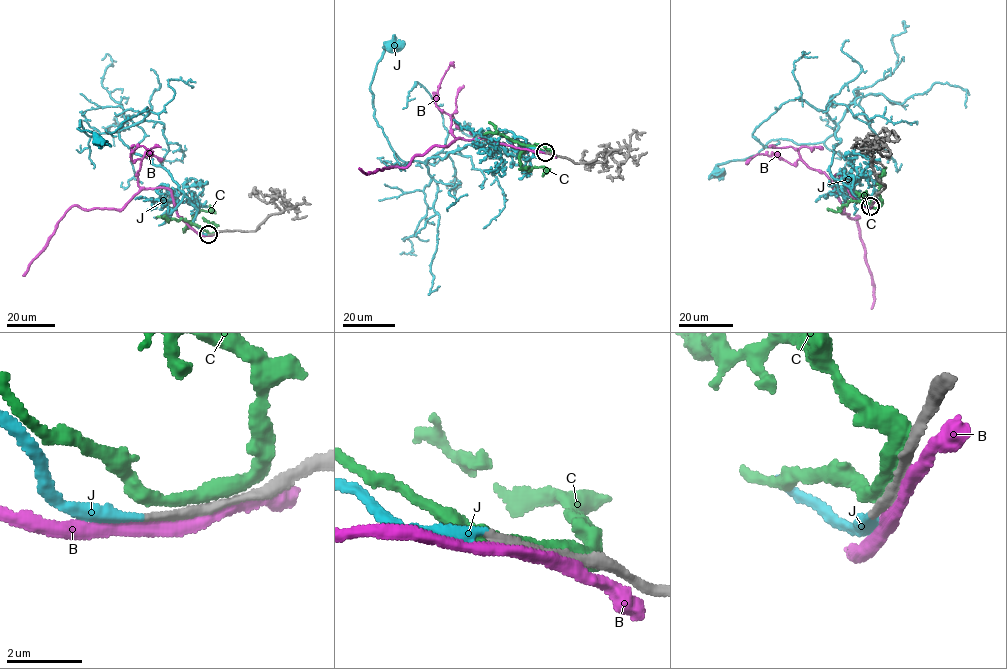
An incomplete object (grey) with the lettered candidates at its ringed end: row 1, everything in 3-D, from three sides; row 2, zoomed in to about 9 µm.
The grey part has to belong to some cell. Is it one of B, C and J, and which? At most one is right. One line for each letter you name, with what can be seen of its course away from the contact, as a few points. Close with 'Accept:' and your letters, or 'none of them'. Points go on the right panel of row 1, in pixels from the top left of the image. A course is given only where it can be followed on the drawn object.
J: Its course: (870, 205), (830, 173), (838, 125), (817, 143), (770, 140), (757, 154), (720, 164), (717, 172)
Accept: J

